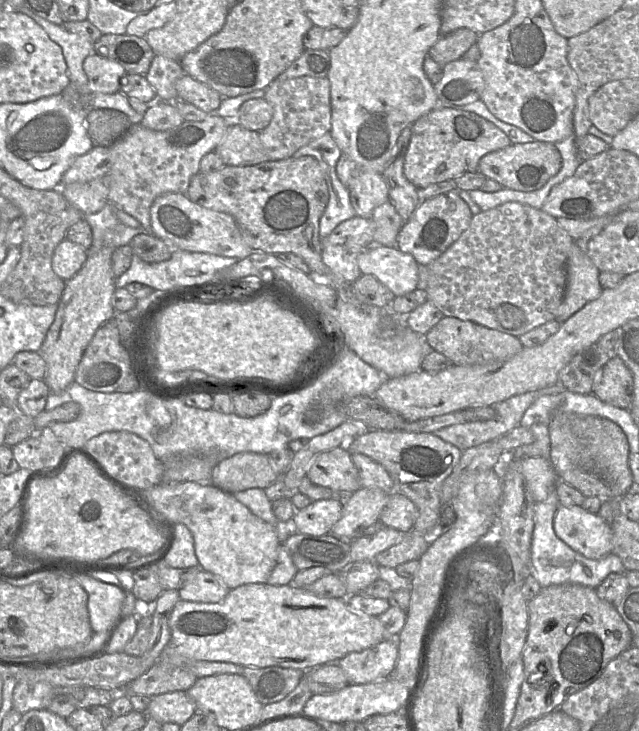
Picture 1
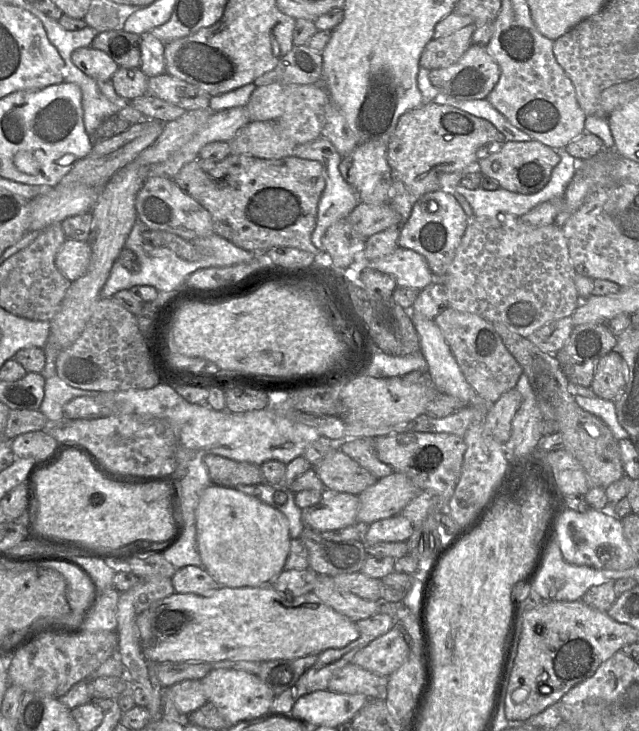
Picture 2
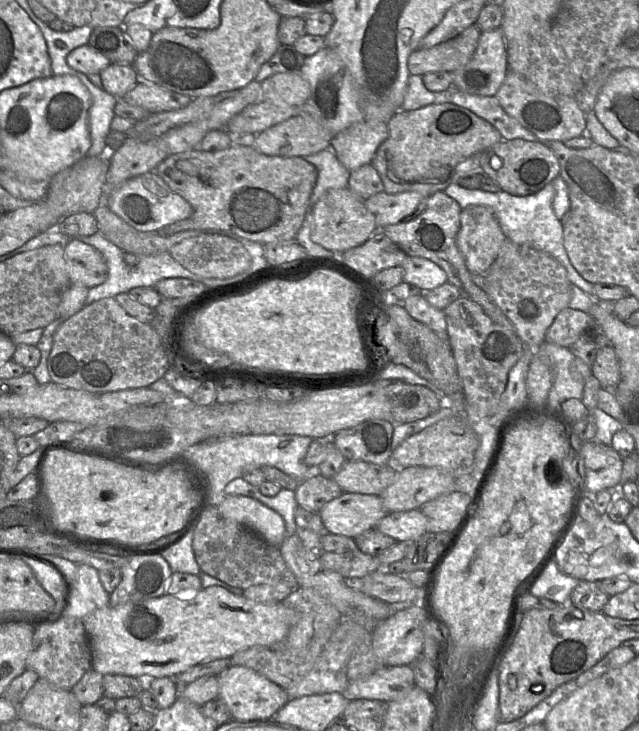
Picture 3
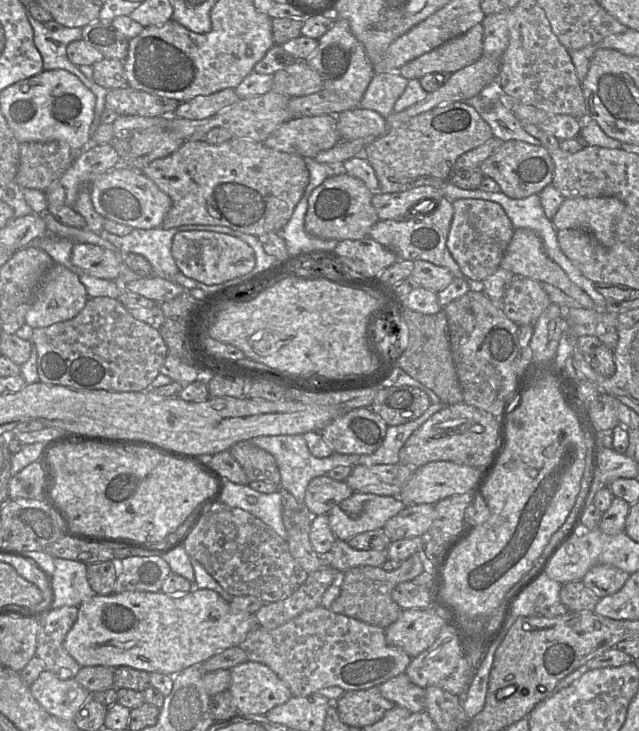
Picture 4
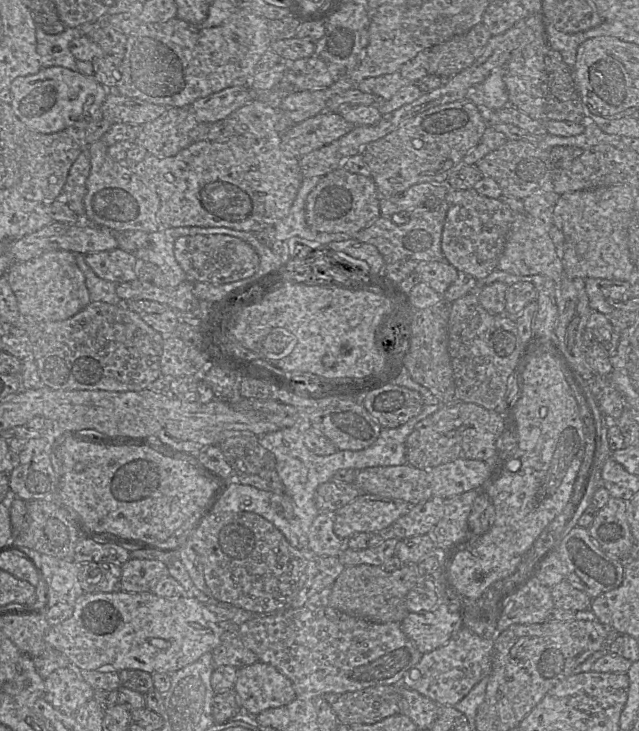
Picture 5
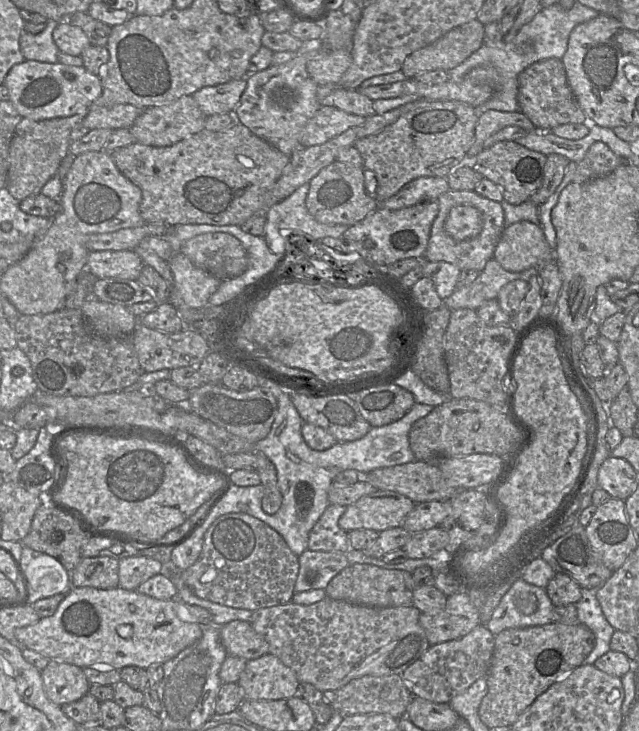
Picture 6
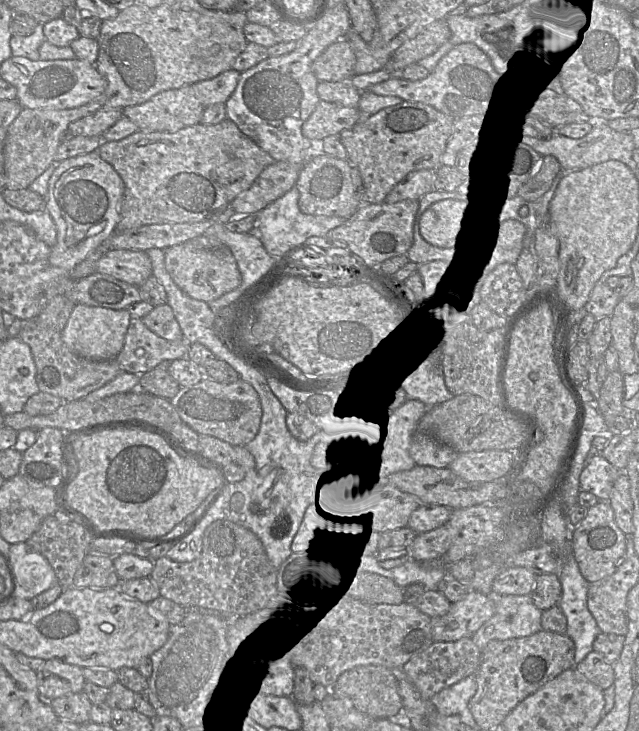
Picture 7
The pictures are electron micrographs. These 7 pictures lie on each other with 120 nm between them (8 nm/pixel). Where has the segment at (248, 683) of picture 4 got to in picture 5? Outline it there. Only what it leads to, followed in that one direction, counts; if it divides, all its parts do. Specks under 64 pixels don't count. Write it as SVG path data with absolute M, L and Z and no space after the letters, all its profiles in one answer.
M260 660L238 667L234 689L240 708L252 713L286 705L296 698L291 680L276 666Z

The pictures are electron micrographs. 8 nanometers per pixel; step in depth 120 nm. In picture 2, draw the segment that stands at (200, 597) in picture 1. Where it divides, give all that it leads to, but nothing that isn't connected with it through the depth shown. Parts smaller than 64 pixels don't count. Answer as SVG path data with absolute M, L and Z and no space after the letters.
M185 566L178 569L172 577L172 586L175 593L210 595L220 585L203 568L197 566Z

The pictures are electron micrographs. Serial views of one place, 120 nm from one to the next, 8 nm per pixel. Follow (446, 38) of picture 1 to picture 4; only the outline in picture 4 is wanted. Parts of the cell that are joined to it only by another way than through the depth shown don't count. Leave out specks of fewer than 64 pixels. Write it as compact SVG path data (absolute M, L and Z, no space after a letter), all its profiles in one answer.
M482 23L439 48L404 65L398 72L407 80L420 79L431 73L454 74L477 62L483 55L484 28Z

